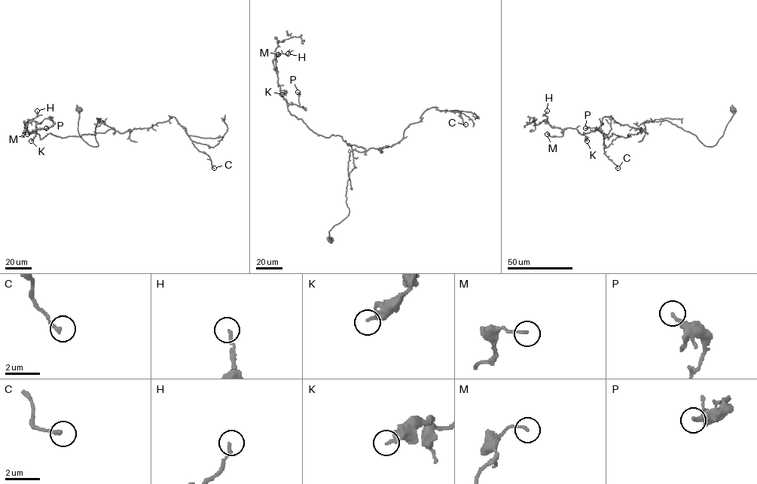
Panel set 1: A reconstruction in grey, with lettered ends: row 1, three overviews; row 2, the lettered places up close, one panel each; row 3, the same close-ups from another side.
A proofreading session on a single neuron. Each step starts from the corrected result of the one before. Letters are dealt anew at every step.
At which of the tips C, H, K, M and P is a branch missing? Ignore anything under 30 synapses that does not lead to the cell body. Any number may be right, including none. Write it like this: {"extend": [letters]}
{"extend": []}

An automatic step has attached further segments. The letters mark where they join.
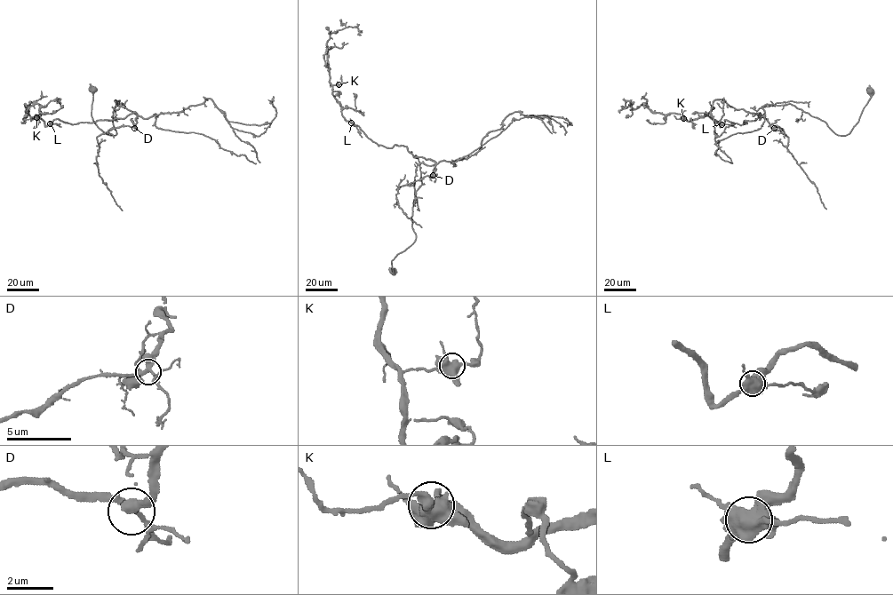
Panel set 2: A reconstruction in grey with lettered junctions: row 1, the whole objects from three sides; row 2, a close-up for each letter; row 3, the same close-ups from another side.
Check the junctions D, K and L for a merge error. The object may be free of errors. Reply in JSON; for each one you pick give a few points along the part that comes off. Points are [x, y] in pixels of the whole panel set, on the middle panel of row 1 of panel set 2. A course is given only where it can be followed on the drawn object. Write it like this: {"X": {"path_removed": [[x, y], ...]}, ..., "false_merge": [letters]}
{"false_merge": []}

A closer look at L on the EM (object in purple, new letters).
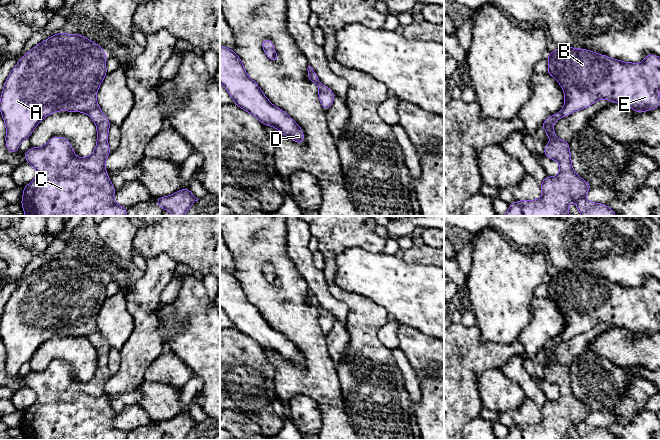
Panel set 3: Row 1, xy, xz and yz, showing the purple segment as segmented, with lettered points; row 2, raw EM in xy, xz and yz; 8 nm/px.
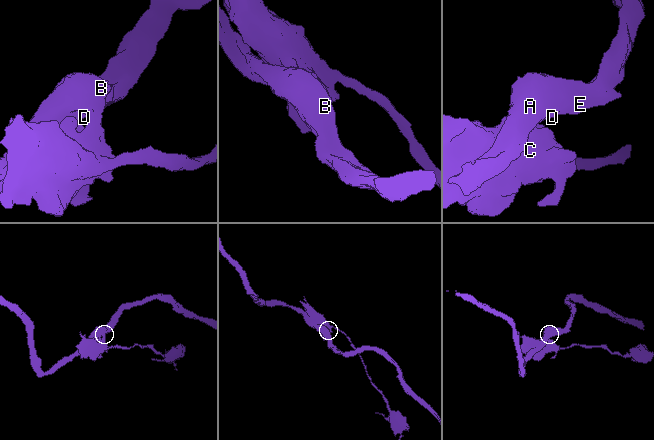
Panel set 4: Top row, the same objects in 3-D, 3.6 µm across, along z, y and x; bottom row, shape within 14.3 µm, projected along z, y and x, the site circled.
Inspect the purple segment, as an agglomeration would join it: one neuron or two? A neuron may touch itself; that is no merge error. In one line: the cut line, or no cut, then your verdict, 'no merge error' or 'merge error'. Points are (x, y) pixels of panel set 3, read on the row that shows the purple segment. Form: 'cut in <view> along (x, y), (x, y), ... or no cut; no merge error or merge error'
no cut; no merge error

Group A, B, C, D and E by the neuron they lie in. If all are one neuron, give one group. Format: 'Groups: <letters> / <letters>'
Groups: A B C D E

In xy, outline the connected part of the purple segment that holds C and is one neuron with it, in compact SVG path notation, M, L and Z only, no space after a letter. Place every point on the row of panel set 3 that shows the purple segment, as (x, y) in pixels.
M57 33L42 41L25 54L7 77L0 99L0 112L6 125L8 153L18 151L20 143L29 138L36 126L48 115L57 111L83 112L94 121L97 128L97 144L93 153L80 158L74 154L68 139L54 136L42 147L31 147L24 154L26 162L36 169L36 177L23 187L21 205L25 216L126 216L127 208L114 201L116 188L110 182L105 161L111 153L108 145L110 121L102 113L96 100L97 91L107 75L107 55L95 42L78 34Z

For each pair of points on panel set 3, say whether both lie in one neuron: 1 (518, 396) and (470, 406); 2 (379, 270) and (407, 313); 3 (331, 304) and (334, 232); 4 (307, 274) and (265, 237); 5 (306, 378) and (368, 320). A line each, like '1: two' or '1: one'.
1: two
2: one
3: two
4: two
5: two

